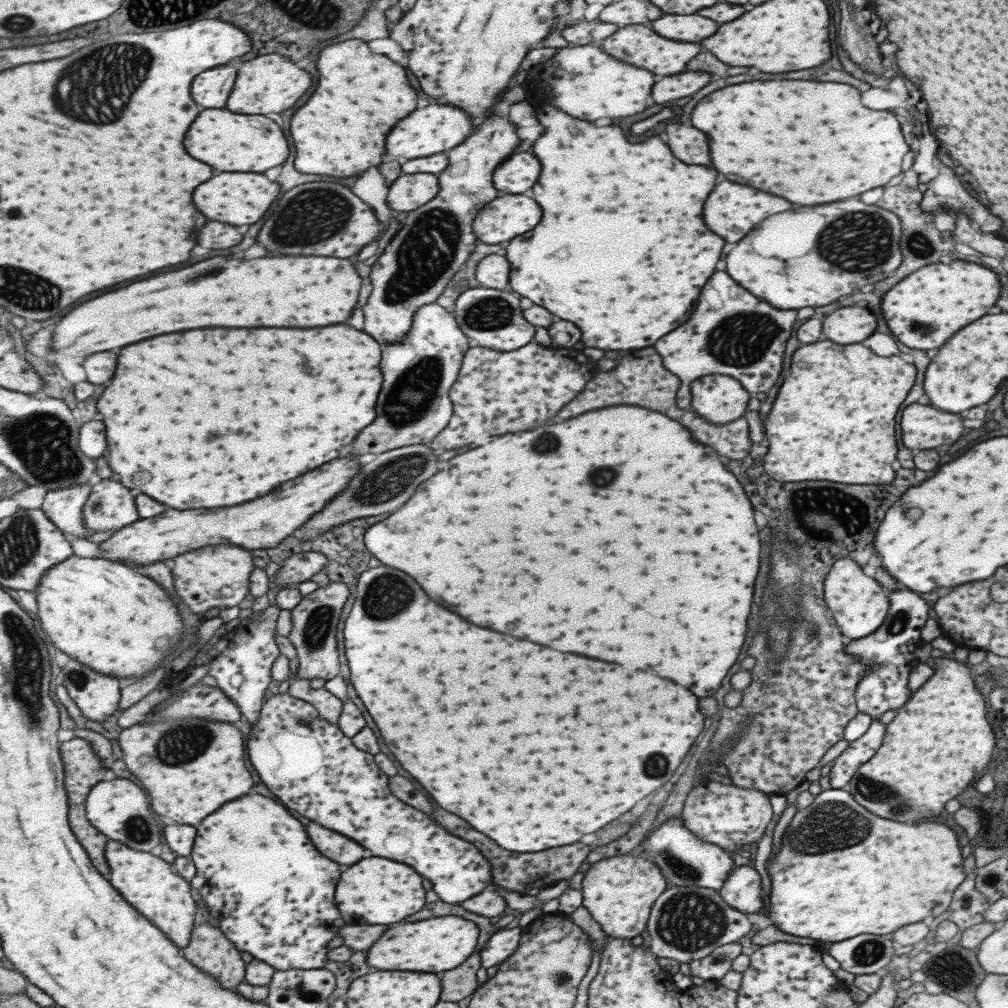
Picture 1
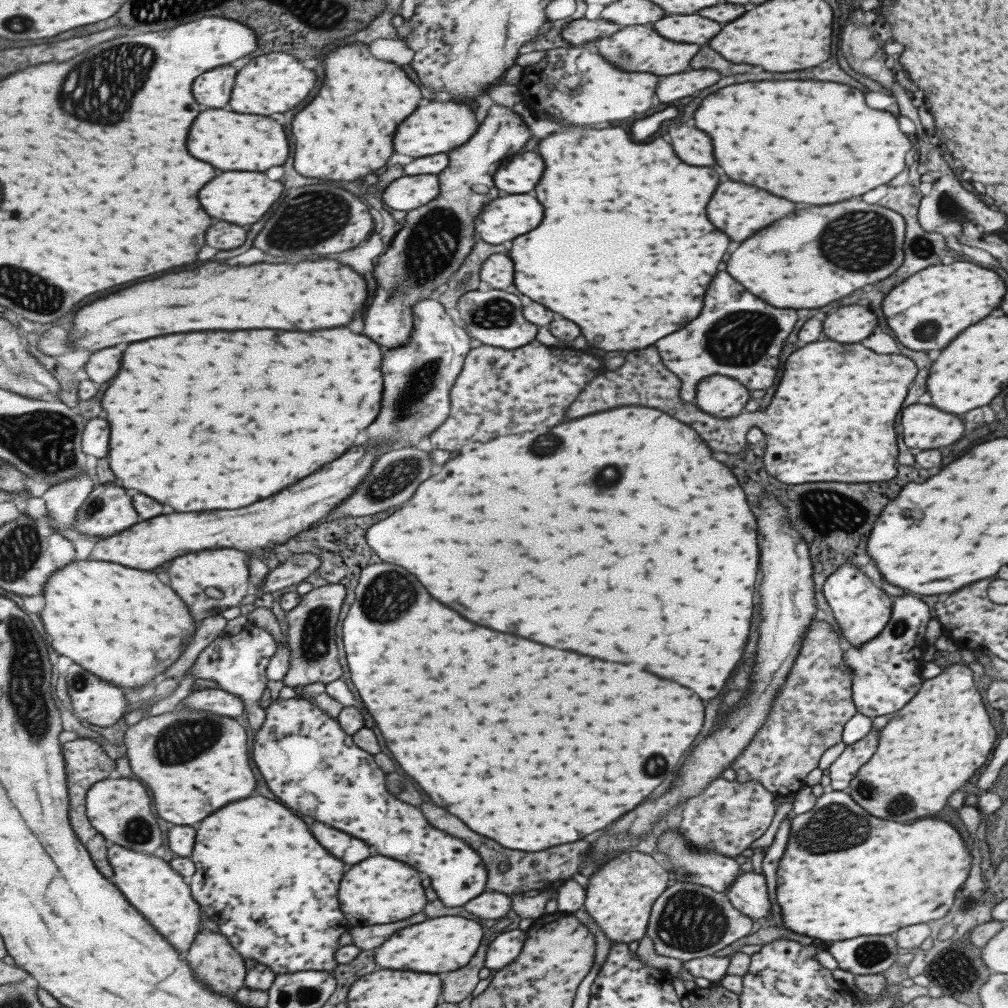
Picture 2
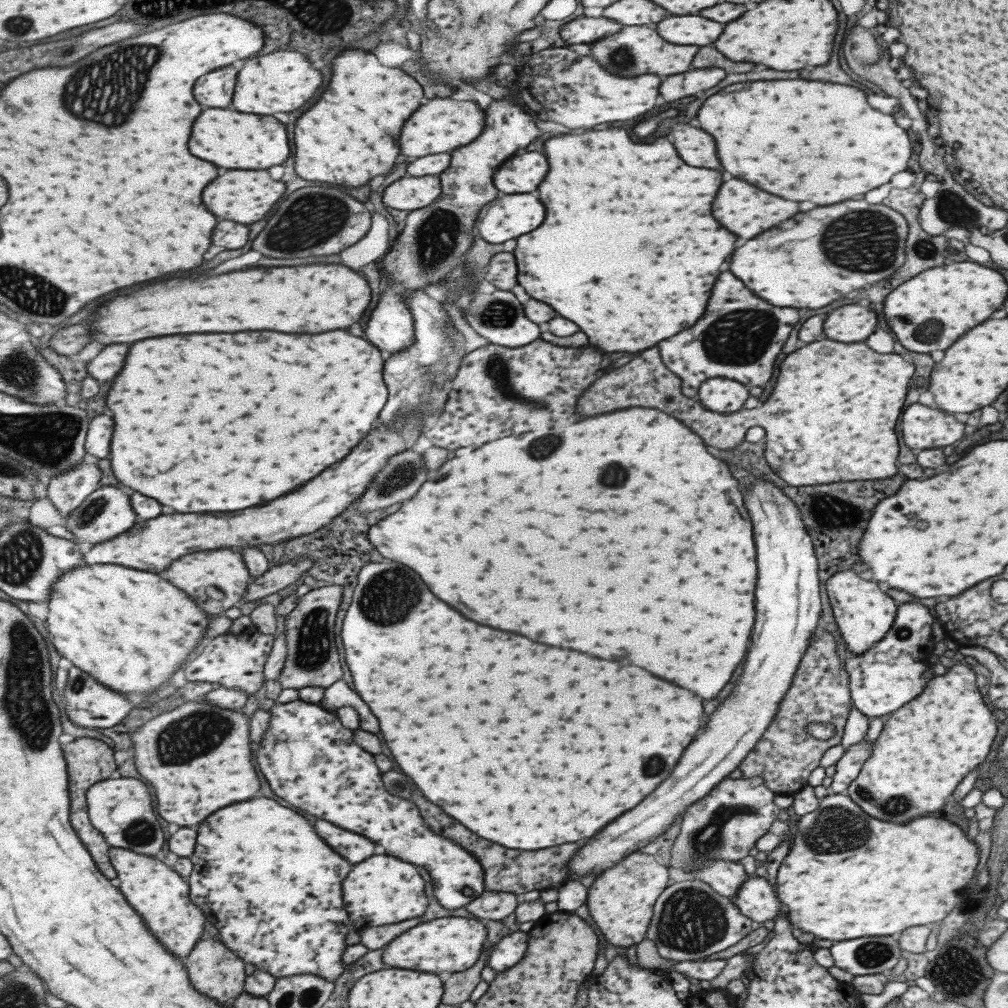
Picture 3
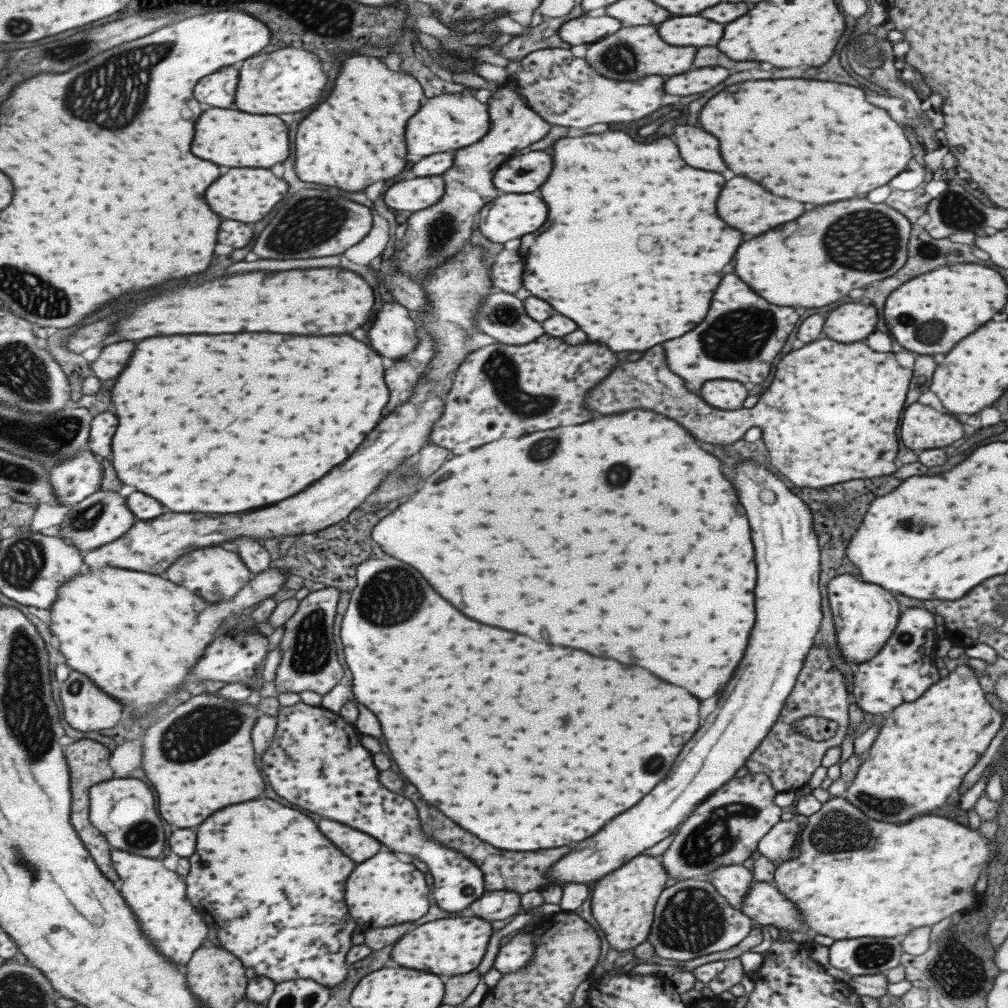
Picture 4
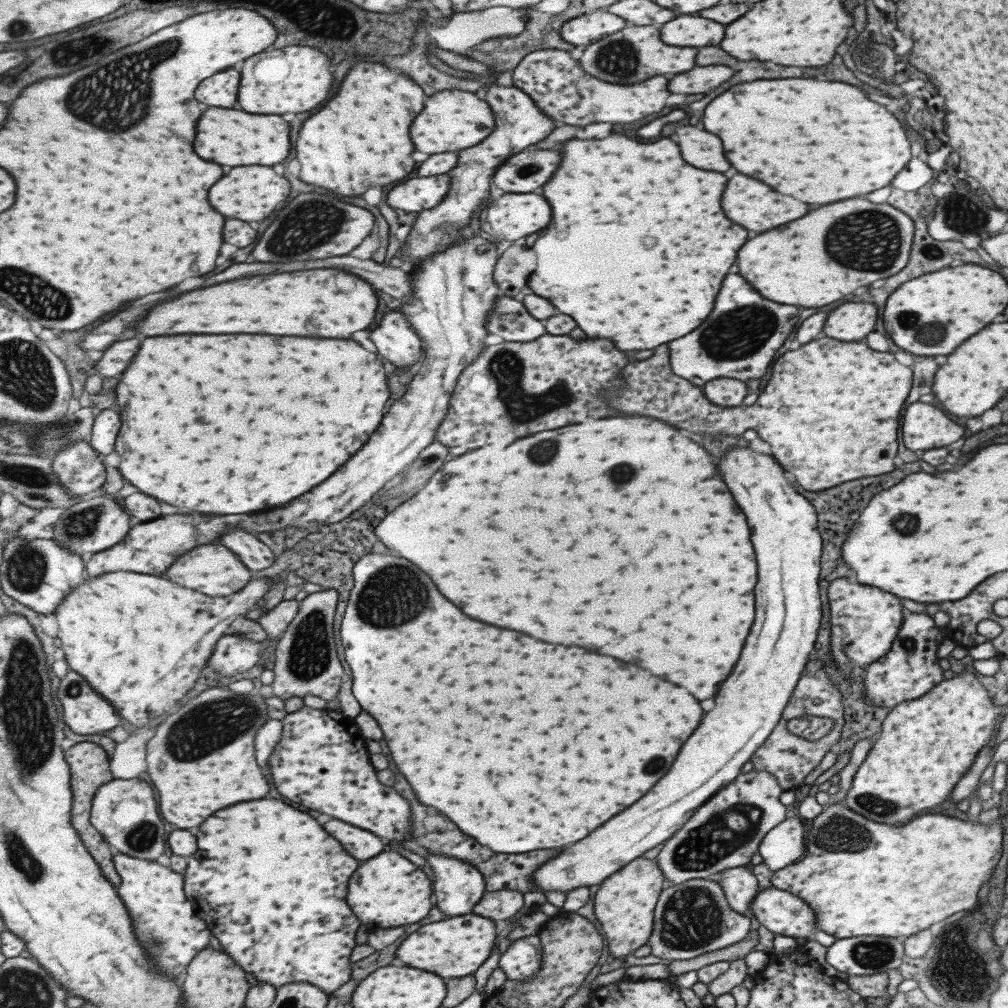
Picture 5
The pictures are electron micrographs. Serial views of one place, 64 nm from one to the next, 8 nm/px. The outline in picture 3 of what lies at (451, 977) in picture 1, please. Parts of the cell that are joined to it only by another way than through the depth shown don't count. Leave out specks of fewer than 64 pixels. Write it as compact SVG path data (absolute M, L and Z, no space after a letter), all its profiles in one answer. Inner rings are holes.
M483 952L481 962L473 966L473 970L465 970L465 974L453 974L445 982L445 1004L449 1006L461 1006L463 1002L469 1002L473 992L483 982L483 970L487 968L487 952Z

